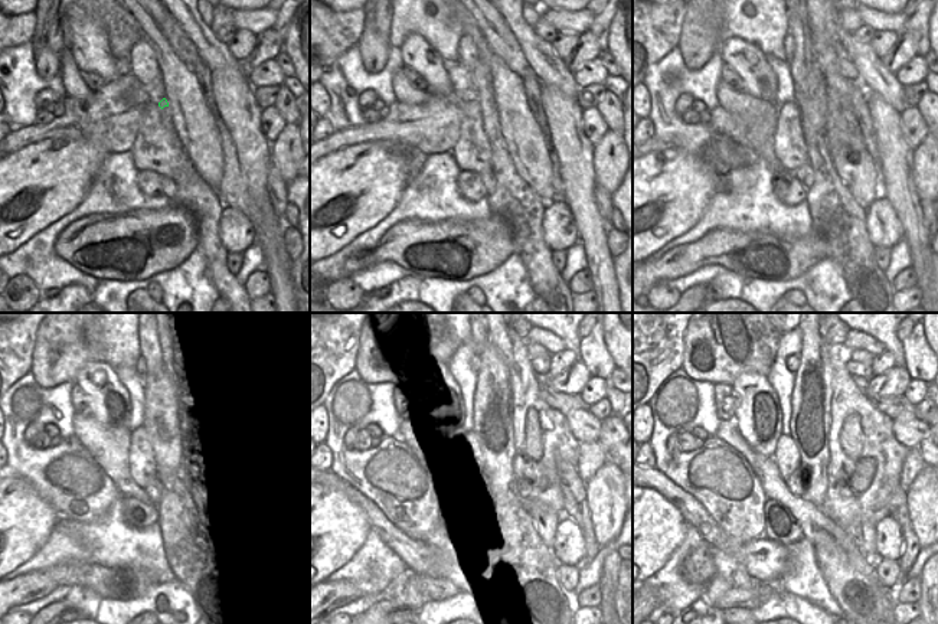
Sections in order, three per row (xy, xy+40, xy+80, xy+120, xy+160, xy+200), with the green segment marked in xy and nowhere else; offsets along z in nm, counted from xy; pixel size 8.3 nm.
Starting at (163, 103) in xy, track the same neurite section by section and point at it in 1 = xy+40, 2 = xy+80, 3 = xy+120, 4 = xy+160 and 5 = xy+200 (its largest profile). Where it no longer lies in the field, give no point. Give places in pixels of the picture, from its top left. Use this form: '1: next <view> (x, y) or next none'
1: next xy+40 (486, 98)
2: next xy+80 (810, 95)
3: next xy+120 (164, 421)
4: next xy+160 (489, 425)
5: next xy+200 (810, 421)

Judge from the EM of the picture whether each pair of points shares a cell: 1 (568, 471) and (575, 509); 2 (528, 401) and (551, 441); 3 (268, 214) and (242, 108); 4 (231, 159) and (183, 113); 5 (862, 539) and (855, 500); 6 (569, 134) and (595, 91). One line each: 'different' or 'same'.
1: same
2: different
3: same
4: different
5: different
6: different

